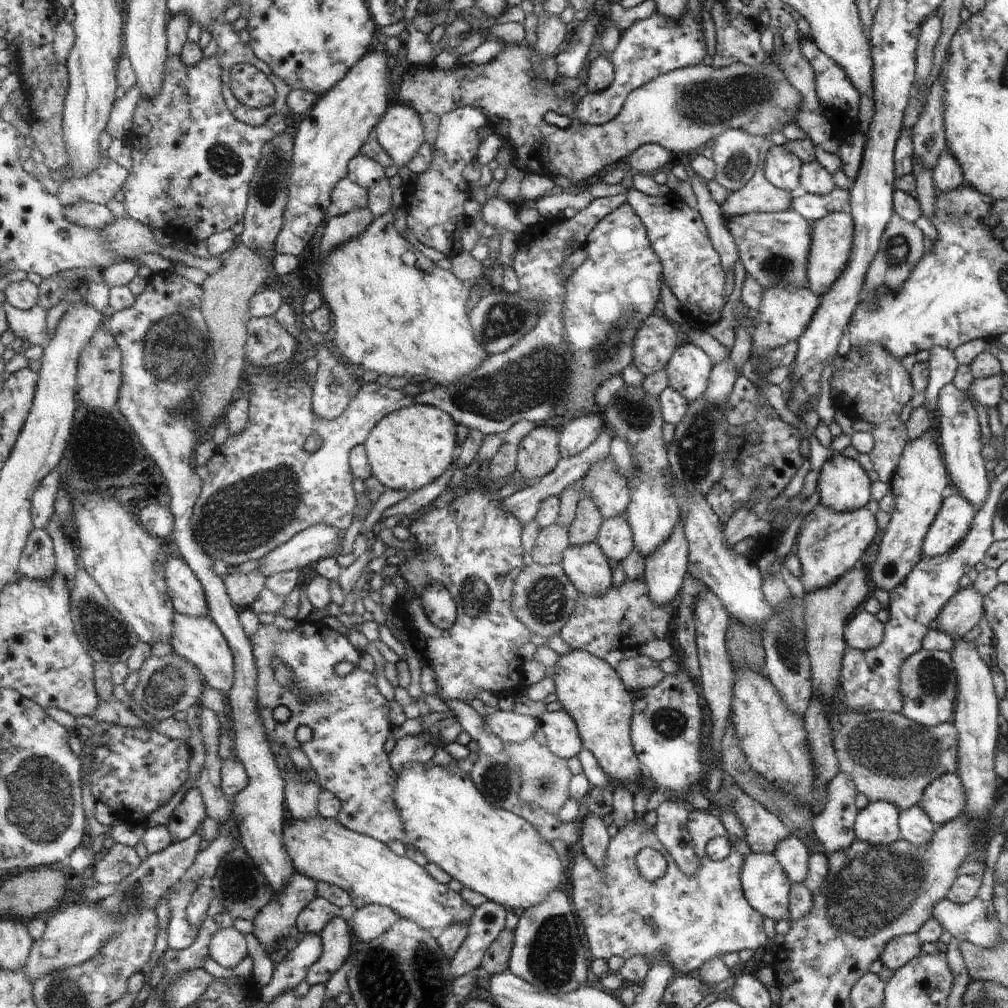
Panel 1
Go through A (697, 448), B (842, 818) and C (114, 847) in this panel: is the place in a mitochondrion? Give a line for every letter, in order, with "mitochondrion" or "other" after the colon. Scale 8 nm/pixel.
A: mitochondrion
B: other
C: other

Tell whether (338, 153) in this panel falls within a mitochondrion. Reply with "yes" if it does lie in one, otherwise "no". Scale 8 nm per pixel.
no

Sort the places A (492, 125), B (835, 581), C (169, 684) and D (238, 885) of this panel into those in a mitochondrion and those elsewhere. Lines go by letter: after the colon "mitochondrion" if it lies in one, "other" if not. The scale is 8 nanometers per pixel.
A: other
B: other
C: mitochondrion
D: mitochondrion

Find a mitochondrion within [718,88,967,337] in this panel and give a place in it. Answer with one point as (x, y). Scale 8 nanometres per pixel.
(777, 267)

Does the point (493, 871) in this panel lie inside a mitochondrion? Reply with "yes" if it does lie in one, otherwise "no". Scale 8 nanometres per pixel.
no

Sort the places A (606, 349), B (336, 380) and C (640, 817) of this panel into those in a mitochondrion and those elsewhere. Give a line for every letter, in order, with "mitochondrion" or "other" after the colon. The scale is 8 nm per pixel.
A: mitochondrion
B: mitochondrion
C: other

